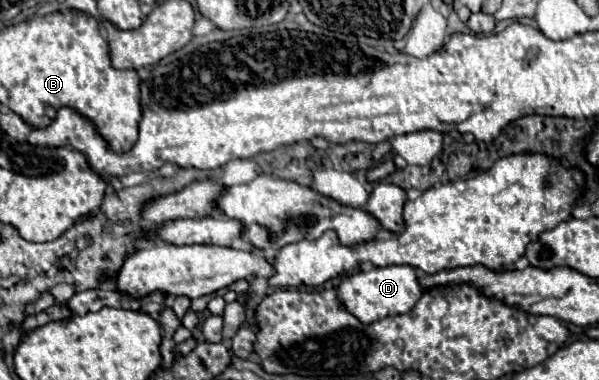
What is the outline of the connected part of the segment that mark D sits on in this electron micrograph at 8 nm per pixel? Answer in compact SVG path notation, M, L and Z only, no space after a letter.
M392 265L392 267L376 267L372 271L356 271L350 277L344 277L336 287L338 301L346 311L350 311L362 323L374 323L376 319L384 319L388 315L408 313L422 295L422 287L418 283L418 273L408 265Z

